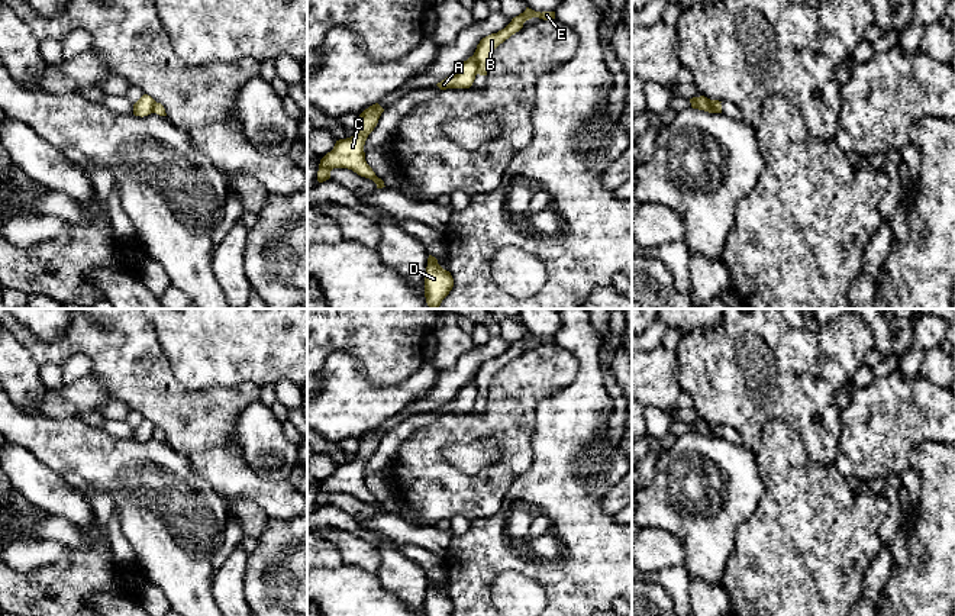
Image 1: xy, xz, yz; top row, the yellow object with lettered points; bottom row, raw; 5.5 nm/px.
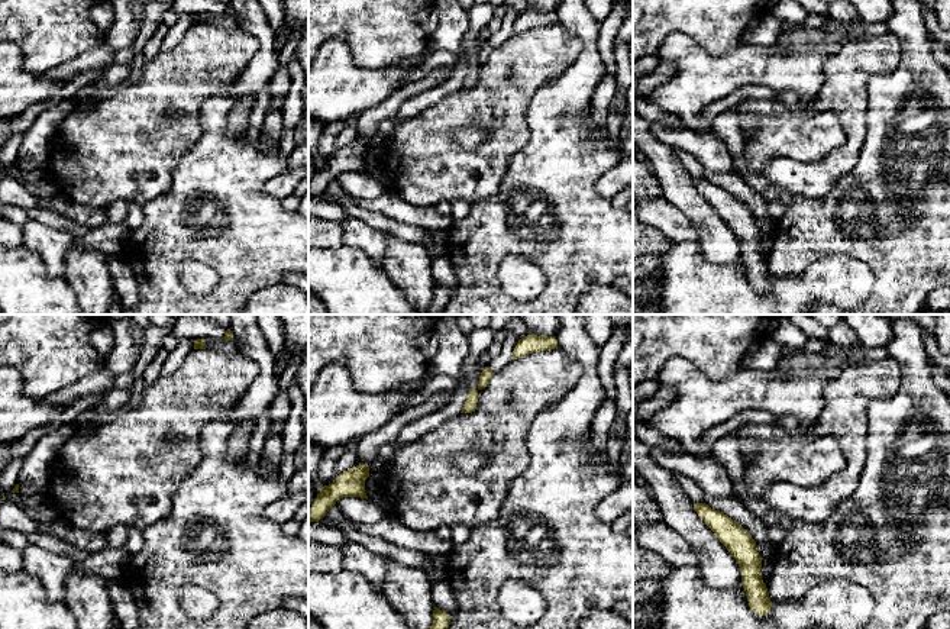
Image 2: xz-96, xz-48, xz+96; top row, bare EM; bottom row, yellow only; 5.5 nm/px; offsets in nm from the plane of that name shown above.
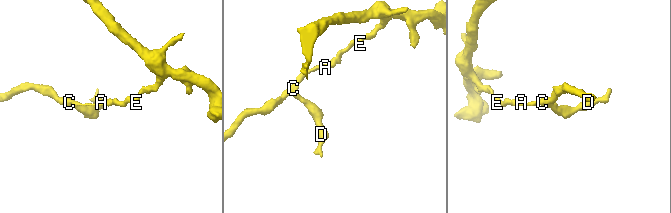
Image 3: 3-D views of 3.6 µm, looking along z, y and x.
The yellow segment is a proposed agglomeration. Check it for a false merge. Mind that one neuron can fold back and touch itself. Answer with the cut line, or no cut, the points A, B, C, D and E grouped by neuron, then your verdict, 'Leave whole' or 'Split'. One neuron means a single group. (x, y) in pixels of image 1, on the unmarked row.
Split along xz (473, 380), (478, 397). Groups: A C D / B E. Split

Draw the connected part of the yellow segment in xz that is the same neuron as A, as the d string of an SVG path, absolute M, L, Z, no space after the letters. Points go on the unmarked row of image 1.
M472 380L467 386L464 386L452 400L446 401L436 410L441 415L470 413L477 399L478 399L478 388L475 386L475 381Z

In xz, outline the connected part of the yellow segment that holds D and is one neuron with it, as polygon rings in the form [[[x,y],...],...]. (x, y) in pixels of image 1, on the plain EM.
[[[432,580],[428,583],[425,599],[425,616],[451,616],[454,603],[449,596],[443,594]]]

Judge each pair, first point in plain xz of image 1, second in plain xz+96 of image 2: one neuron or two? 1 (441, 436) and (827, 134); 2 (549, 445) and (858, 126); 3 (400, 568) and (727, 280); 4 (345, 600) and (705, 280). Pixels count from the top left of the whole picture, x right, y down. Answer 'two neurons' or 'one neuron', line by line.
1: two neurons
2: two neurons
3: two neurons
4: one neuron

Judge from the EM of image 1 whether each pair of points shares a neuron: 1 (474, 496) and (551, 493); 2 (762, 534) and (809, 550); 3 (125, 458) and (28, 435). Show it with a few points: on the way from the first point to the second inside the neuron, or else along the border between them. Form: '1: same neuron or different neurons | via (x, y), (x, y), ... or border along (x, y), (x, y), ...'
1: different neurons | border along (526, 470), (502, 506), (478, 518)
2: same neuron | via (774, 545), (778, 550), (797, 550)
3: same neuron | via (100, 458), (77, 447), (61, 445), (52, 441)

